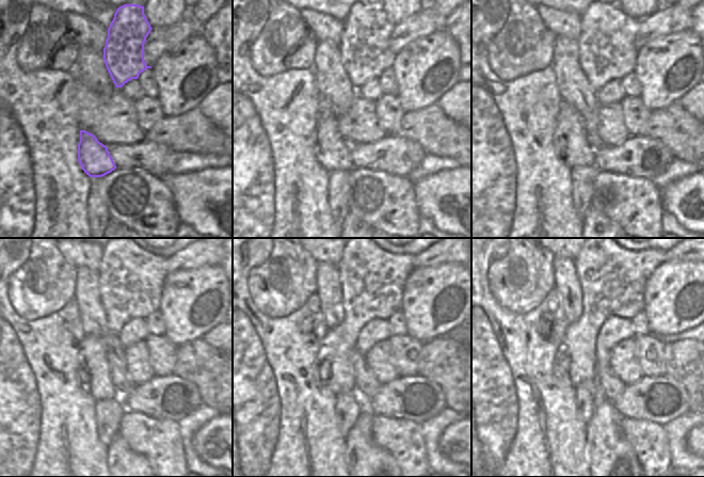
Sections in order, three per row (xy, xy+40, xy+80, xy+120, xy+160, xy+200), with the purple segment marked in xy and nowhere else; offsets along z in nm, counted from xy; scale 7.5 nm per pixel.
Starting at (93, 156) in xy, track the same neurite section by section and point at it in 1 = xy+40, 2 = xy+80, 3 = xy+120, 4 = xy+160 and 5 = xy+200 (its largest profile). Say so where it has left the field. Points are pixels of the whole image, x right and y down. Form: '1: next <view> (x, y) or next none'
1: next xy+40 (333, 153)
2: next xy+80 (570, 142)
3: next xy+120 (93, 374)
4: next xy+160 (372, 280)
5: next xy+200 (612, 280)

